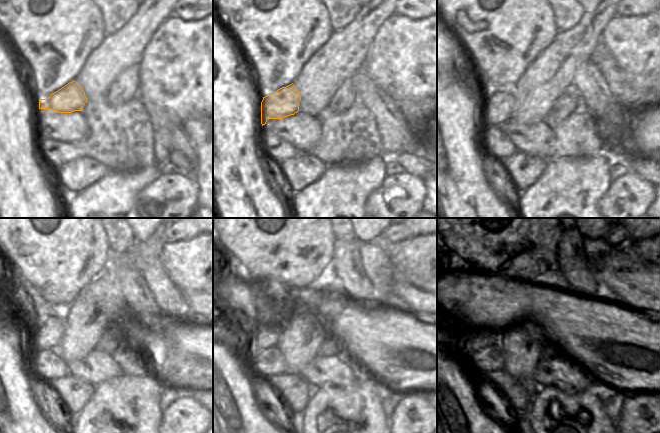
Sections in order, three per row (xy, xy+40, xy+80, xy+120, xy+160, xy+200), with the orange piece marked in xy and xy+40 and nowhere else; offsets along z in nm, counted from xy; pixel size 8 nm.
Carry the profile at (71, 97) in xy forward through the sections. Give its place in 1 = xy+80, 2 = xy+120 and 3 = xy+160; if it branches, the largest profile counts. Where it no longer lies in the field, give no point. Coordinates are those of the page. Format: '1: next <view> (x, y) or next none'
1: next xy+80 (499, 106)
2: next xy+120 (49, 332)
3: next xy+160 (264, 338)

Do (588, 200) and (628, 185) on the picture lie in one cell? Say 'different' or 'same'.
different

